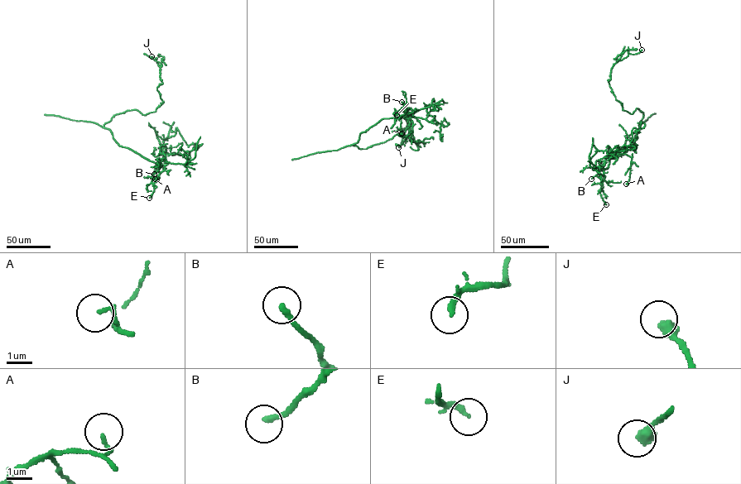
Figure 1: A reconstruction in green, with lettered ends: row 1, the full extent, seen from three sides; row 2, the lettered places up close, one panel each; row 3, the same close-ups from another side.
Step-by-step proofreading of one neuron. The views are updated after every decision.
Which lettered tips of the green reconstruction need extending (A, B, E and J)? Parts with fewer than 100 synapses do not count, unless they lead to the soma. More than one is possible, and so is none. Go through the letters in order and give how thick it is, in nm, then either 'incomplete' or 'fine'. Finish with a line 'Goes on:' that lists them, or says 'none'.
A: 130 nm thick; fine
B: 200 nm thick; fine
E: 240 nm thick; fine
J: 460 nm thick; fine
Goes on: none

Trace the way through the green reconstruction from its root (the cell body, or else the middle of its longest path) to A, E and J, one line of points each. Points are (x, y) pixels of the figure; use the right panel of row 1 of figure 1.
A: (634, 132), (603, 167), (613, 153), (630, 156), (626, 184)
E: (634, 132), (627, 136), (622, 148), (610, 155), (608, 166), (603, 169), (604, 177), (600, 194), (606, 204)
J: (634, 132), (643, 112), (637, 107), (632, 113), (623, 110), (608, 81), (615, 64), (642, 50)

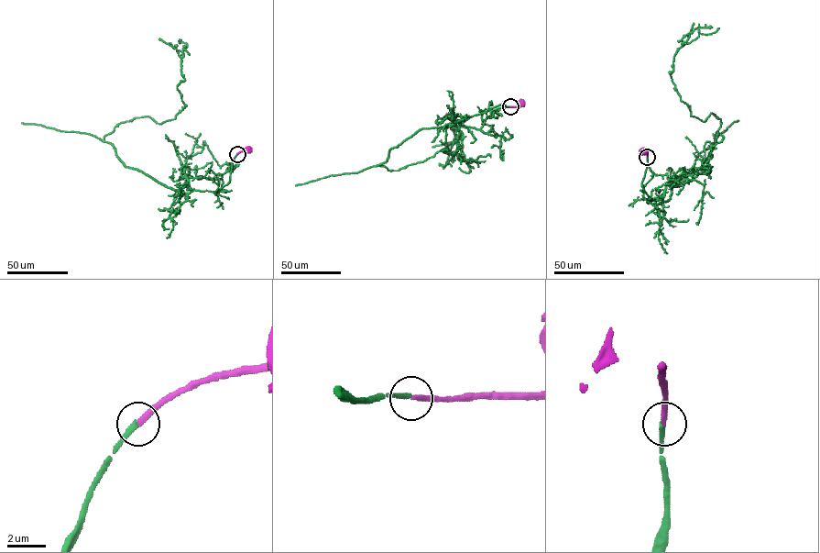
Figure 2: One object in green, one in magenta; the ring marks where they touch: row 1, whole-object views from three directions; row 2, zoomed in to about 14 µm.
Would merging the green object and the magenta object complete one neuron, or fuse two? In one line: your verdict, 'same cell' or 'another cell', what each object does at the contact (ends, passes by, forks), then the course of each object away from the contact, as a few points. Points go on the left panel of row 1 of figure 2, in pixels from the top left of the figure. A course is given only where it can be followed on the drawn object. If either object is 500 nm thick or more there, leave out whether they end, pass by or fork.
same cell; green ends; magenta ends; course green (237, 154), (227, 183), (181, 193), (126, 167), (104, 140), (119, 123), (161, 123), (186, 105), (169, 42); course magenta (237, 154), (248, 149)

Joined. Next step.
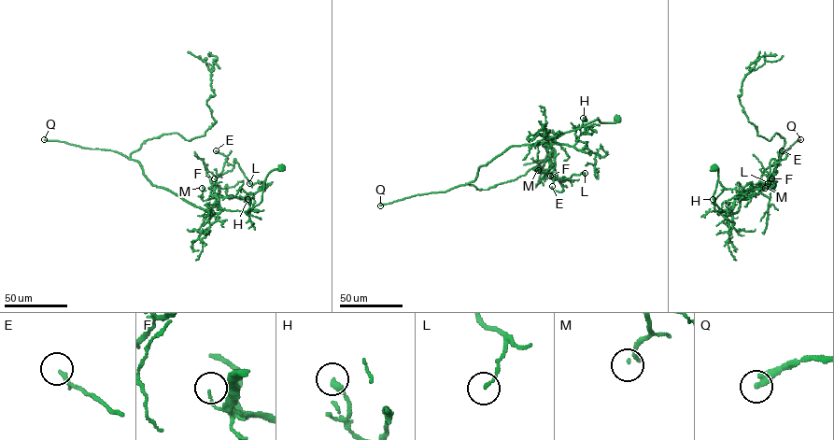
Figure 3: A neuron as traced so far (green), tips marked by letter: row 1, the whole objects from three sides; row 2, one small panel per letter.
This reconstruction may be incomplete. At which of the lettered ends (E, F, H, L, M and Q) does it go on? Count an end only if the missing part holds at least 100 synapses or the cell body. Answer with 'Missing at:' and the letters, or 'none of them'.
Missing at: Q

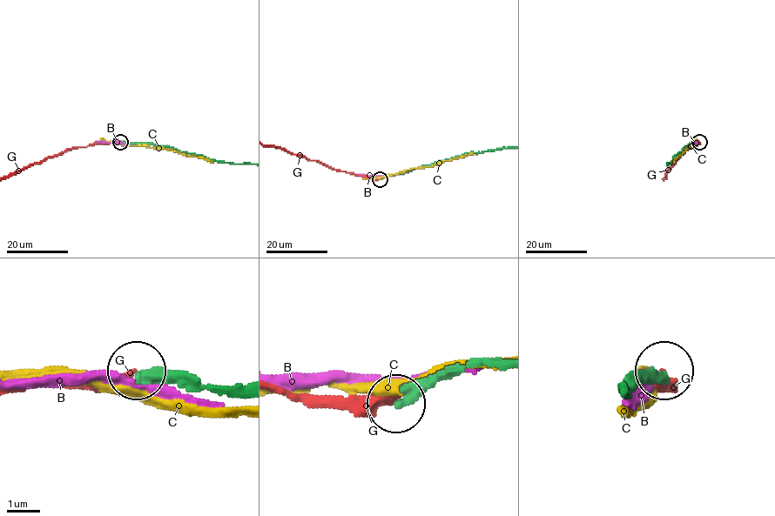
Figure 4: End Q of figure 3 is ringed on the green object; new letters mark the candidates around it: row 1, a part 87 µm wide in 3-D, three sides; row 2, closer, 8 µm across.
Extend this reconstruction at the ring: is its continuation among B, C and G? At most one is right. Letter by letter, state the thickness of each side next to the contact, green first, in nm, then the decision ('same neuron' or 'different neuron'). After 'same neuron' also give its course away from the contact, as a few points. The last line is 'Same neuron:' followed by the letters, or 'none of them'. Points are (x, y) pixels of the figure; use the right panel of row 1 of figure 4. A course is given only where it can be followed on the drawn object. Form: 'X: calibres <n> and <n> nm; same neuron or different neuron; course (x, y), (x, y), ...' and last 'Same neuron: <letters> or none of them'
B: calibres 480 and 320 nm; different neuron
C: calibres 420 and 320 nm; different neuron
G: calibres 400 and 340 nm; same neuron
Same neuron: G

